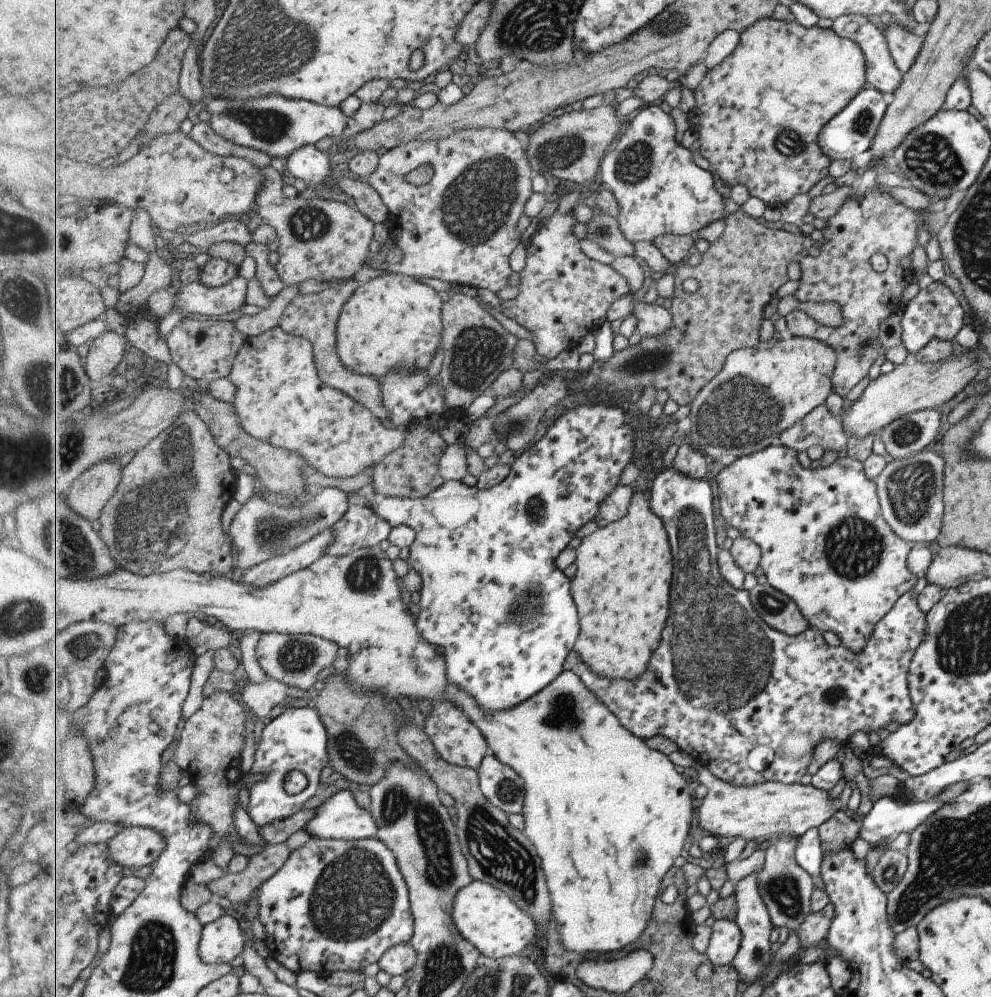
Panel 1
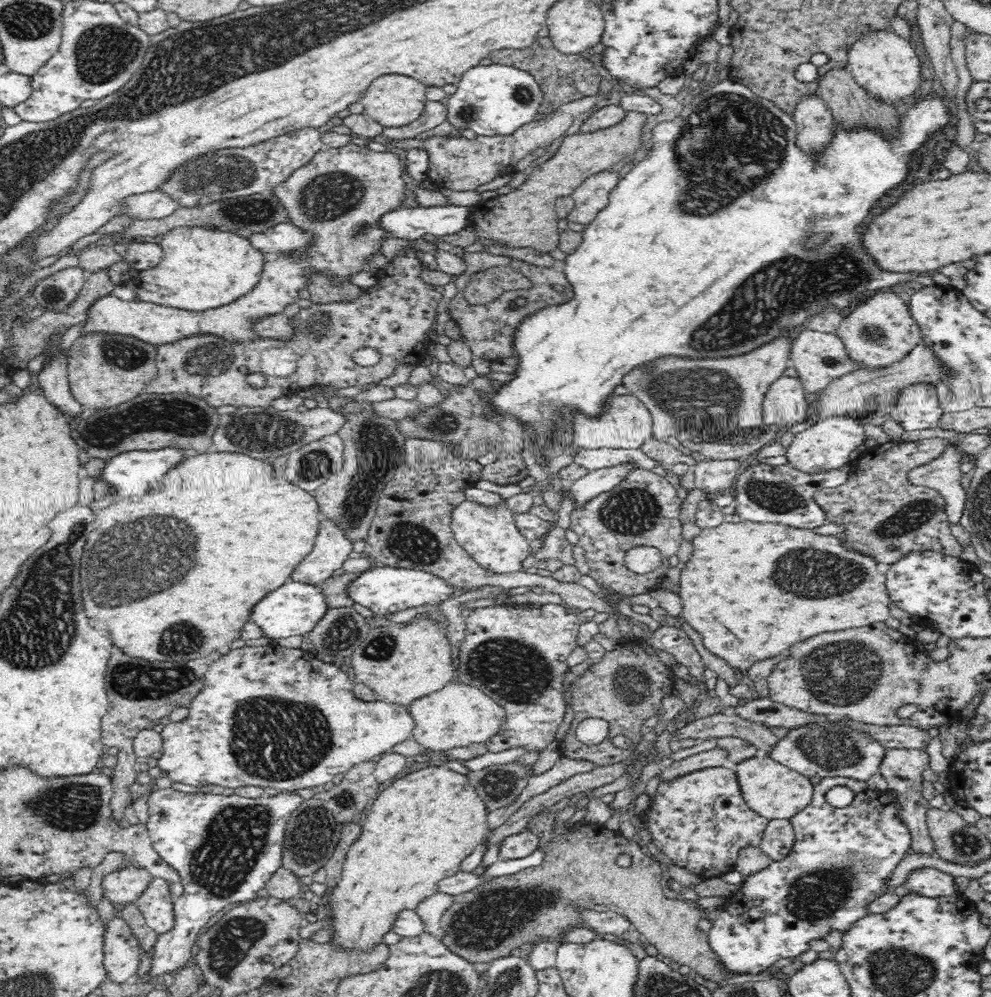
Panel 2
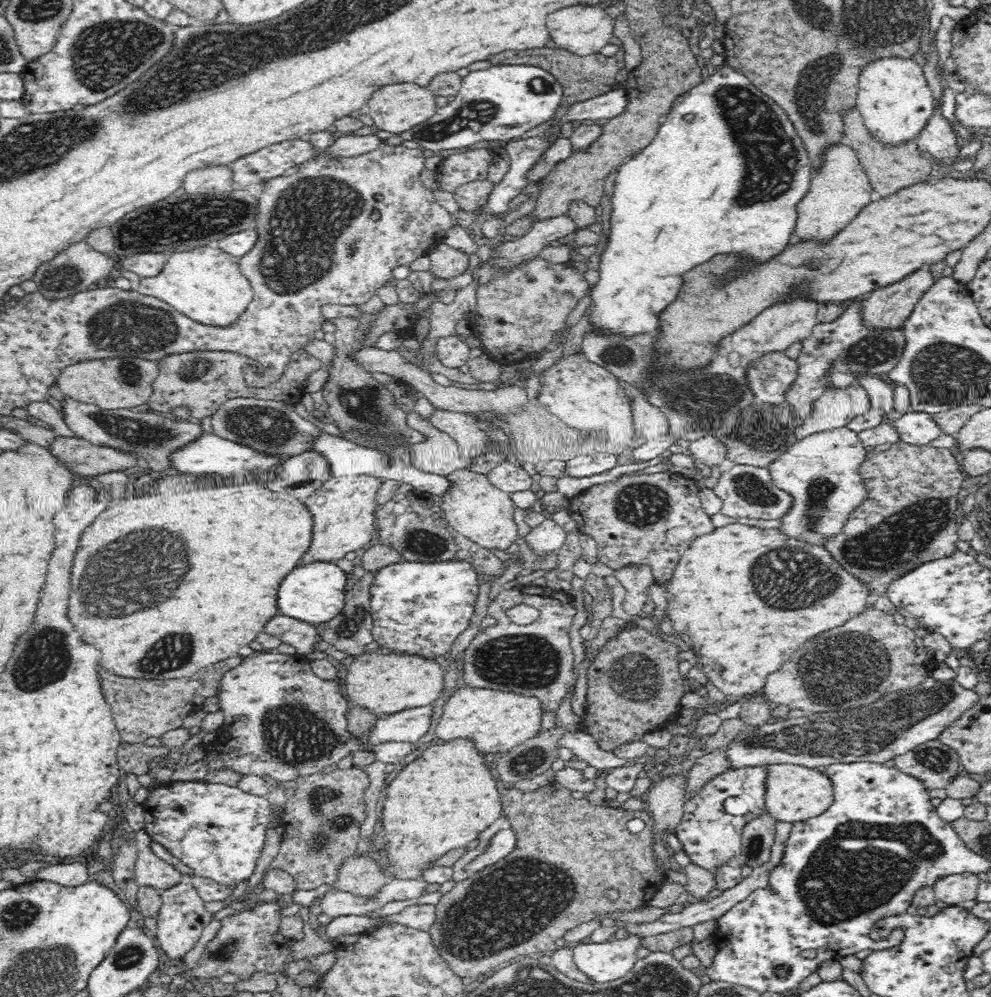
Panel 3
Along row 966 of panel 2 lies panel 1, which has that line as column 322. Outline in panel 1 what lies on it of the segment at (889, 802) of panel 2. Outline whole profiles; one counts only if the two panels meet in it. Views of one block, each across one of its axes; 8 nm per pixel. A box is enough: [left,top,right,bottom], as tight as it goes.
[249,706,331,826]

